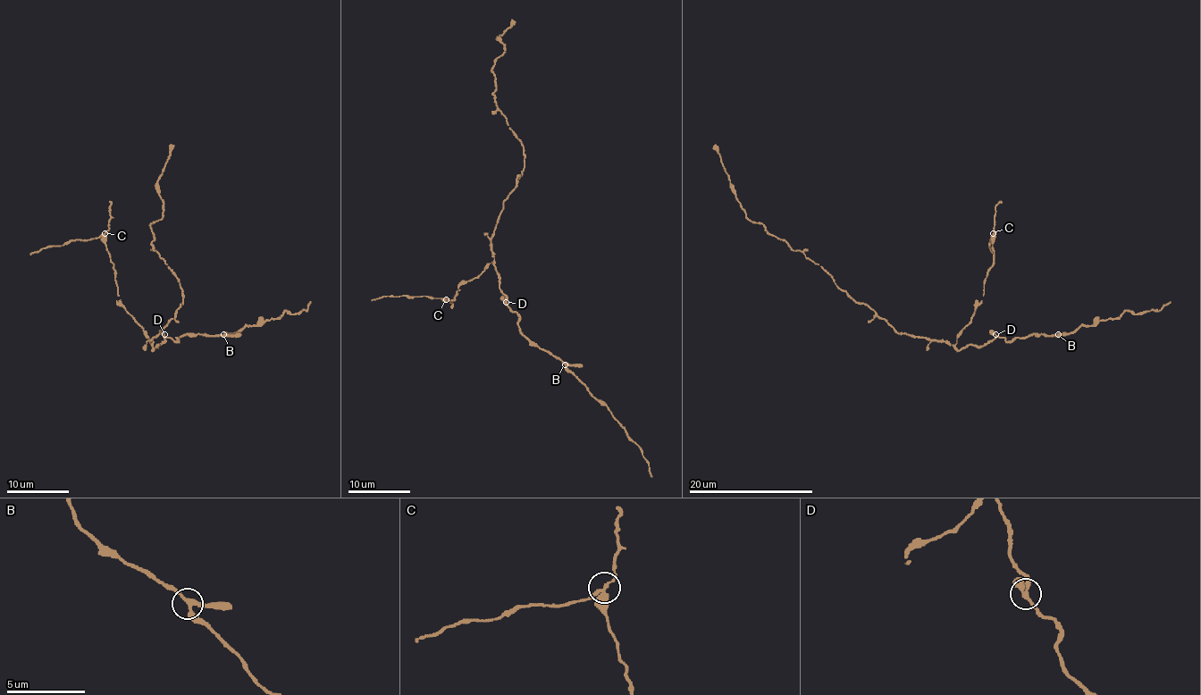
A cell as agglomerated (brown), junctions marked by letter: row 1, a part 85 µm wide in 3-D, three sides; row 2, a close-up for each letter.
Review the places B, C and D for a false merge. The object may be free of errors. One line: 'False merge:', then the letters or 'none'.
False merge: C

